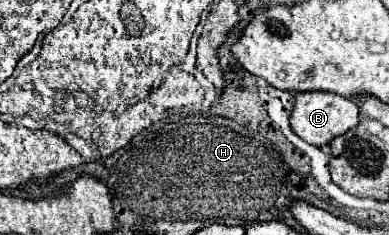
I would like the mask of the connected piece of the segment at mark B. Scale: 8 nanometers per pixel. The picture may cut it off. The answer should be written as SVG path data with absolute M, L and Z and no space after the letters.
M322 91L296 93L296 97L294 97L290 127L300 139L304 139L310 145L316 145L316 147L328 145L334 137L344 135L356 123L358 123L358 105L352 99L346 99L336 93L322 93Z

